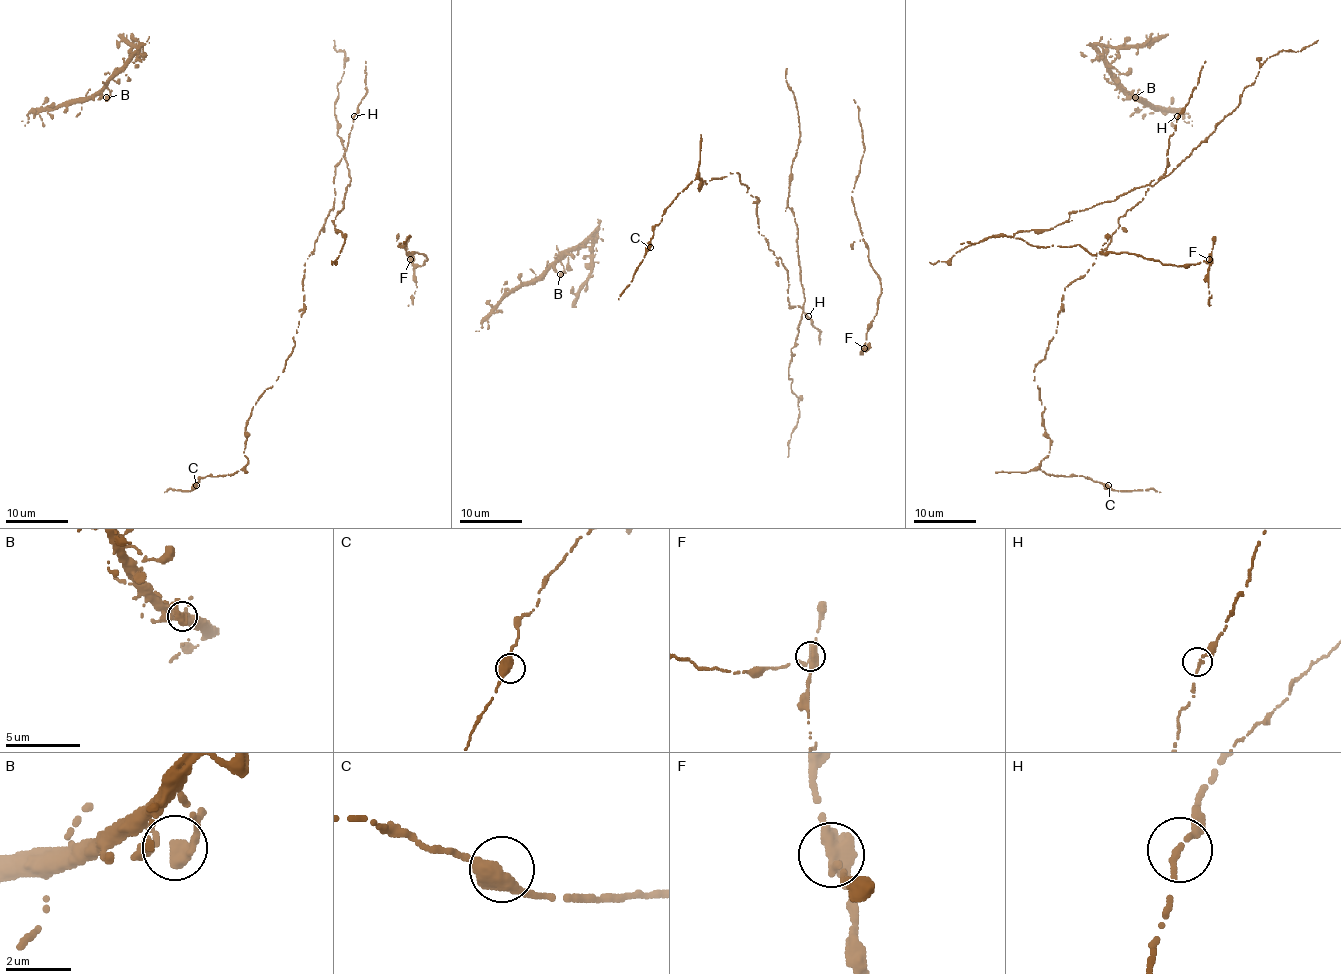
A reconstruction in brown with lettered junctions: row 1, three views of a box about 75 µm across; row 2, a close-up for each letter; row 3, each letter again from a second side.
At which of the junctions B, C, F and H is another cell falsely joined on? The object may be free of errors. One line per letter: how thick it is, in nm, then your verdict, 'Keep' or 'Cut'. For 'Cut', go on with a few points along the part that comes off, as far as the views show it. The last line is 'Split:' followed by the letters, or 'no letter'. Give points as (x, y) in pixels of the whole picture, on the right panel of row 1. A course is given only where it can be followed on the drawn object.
B: Thickness 500 nm. Keep
C: Thickness 440 nm. Keep
F: Thickness 480 nm. Cut. Course of the part to remove: (1209, 259), (1211, 305)
H: Thickness 200 nm. Keep
Split: F

